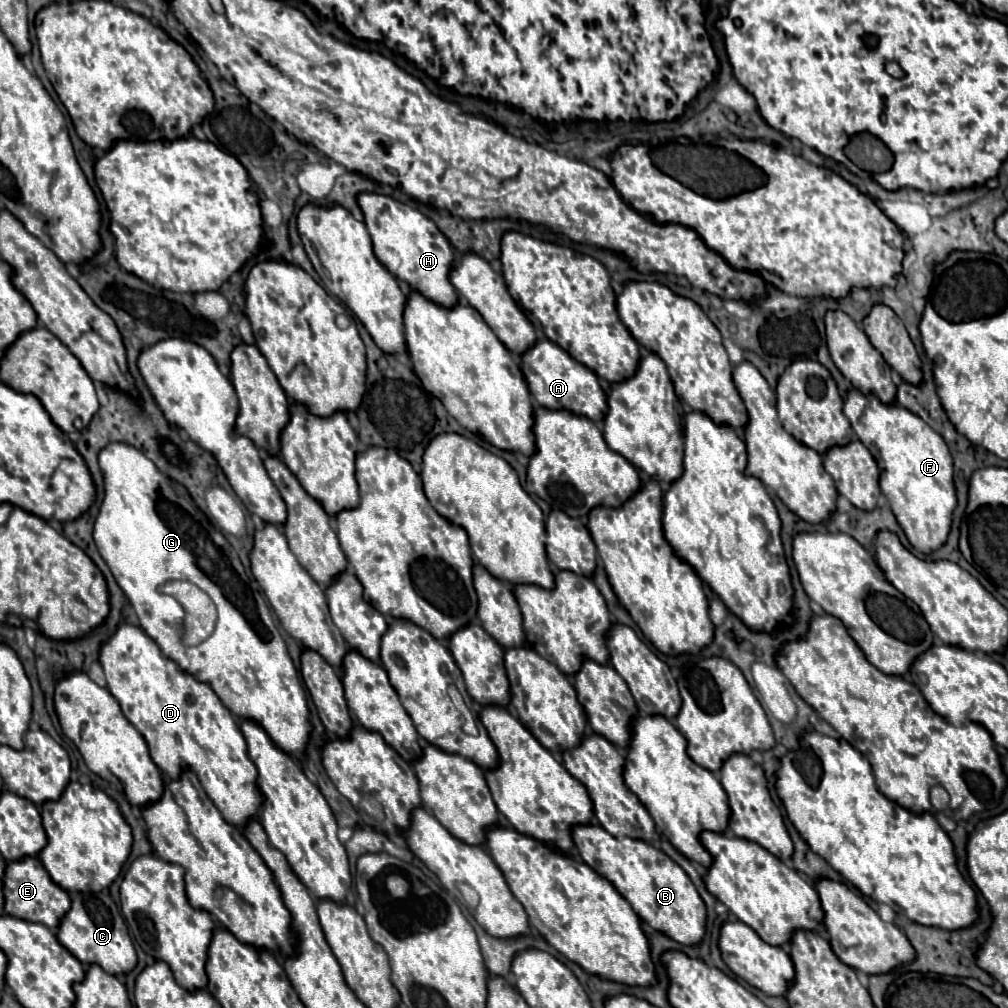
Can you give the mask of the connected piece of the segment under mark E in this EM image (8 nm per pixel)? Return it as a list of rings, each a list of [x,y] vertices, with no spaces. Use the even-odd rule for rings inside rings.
[[[27,856],[23,860],[7,864],[3,892],[5,892],[5,912],[9,916],[25,918],[27,922],[41,922],[53,930],[57,930],[61,918],[71,908],[69,894],[49,878],[45,866],[41,866],[41,860],[37,856]]]

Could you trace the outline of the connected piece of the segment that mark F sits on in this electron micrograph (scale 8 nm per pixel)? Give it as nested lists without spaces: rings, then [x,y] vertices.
[[[857,390],[849,392],[843,412],[853,426],[851,430],[869,448],[877,466],[881,468],[881,492],[887,496],[889,506],[899,526],[903,528],[909,544],[921,554],[931,554],[933,550],[939,550],[947,542],[953,522],[953,510],[957,508],[957,494],[953,484],[953,460],[945,440],[913,412],[897,404],[883,404],[875,396],[865,396]]]

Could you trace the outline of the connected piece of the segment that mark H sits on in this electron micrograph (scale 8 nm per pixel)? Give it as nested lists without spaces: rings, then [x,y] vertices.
[[[359,194],[359,206],[363,210],[365,226],[371,234],[373,250],[379,262],[427,300],[445,308],[453,308],[457,304],[457,292],[449,280],[449,270],[455,264],[455,254],[449,240],[435,226],[435,222],[419,210],[381,194]]]

